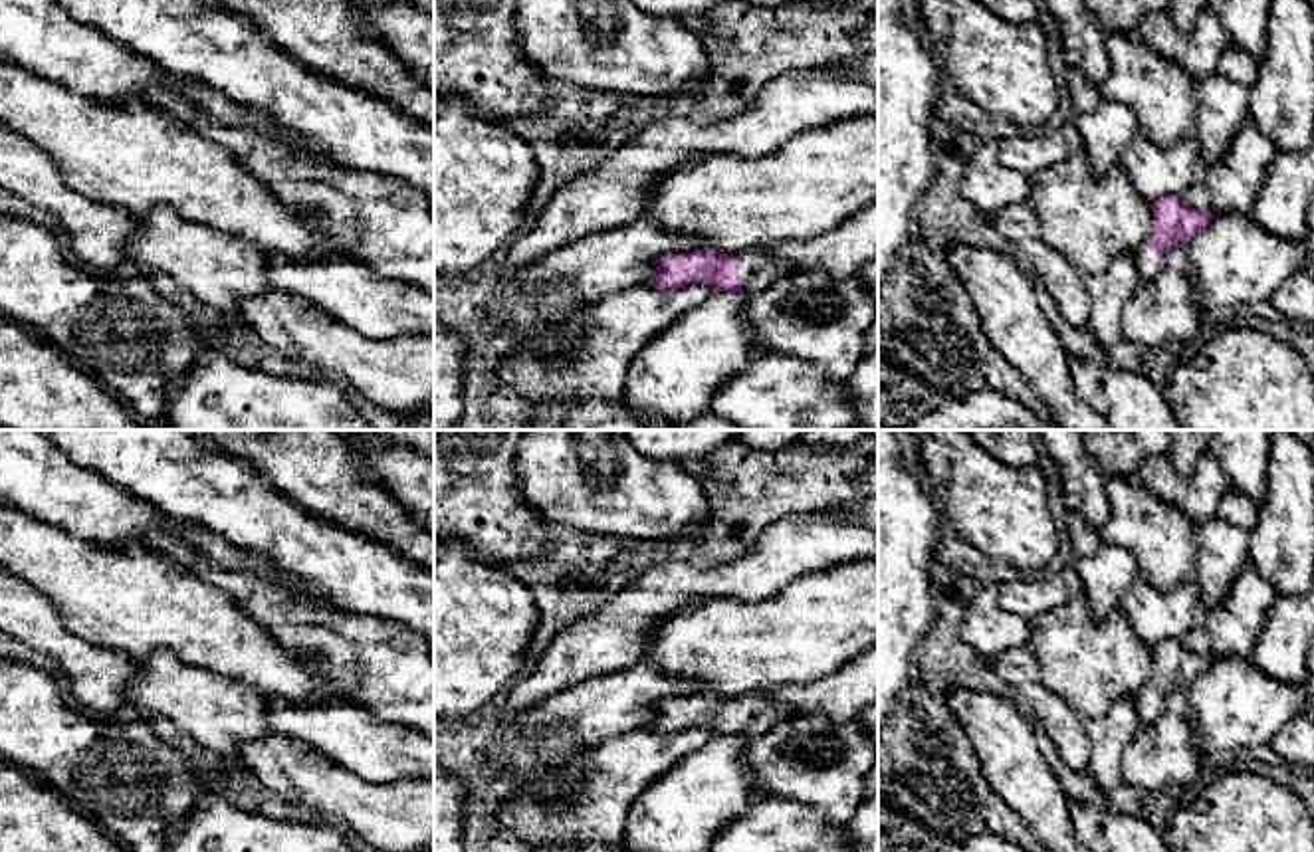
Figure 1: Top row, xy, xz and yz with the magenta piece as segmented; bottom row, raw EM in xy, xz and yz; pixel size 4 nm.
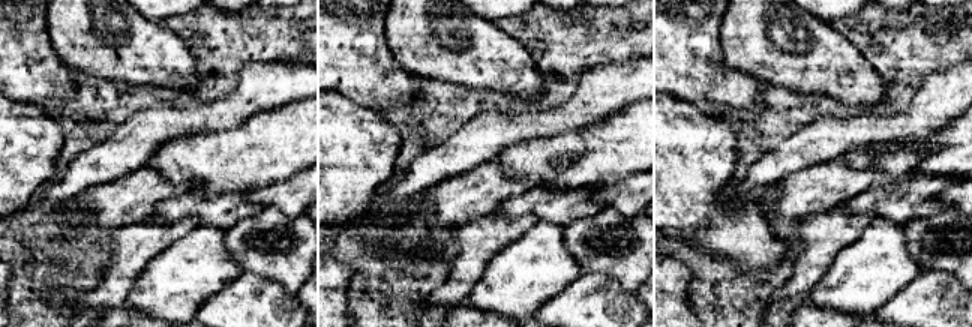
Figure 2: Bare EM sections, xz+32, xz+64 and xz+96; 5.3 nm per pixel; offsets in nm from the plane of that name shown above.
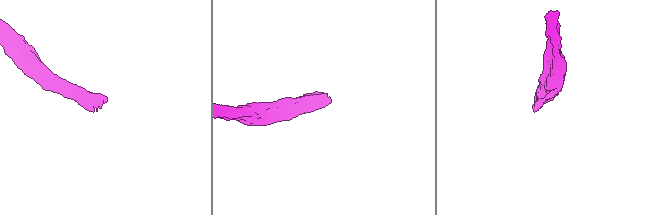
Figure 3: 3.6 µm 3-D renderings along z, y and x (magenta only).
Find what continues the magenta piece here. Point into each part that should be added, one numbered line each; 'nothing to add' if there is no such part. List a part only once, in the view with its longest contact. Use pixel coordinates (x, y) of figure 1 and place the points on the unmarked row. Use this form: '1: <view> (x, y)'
1: xz (758, 712)

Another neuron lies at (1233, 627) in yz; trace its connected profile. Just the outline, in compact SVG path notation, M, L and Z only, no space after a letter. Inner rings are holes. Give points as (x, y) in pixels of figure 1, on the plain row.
M1247 561L1231 592L1207 610L1203 626L1209 636L1209 656L1251 658L1274 596L1270 583Z

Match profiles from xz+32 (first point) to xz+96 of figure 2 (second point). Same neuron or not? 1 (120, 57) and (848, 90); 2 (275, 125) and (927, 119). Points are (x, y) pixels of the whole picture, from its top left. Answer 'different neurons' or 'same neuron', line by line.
1: same neuron
2: different neurons

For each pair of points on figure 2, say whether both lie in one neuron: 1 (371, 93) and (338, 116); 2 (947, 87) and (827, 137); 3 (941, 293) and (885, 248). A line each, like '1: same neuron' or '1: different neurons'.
1: different neurons
2: same neuron
3: different neurons

